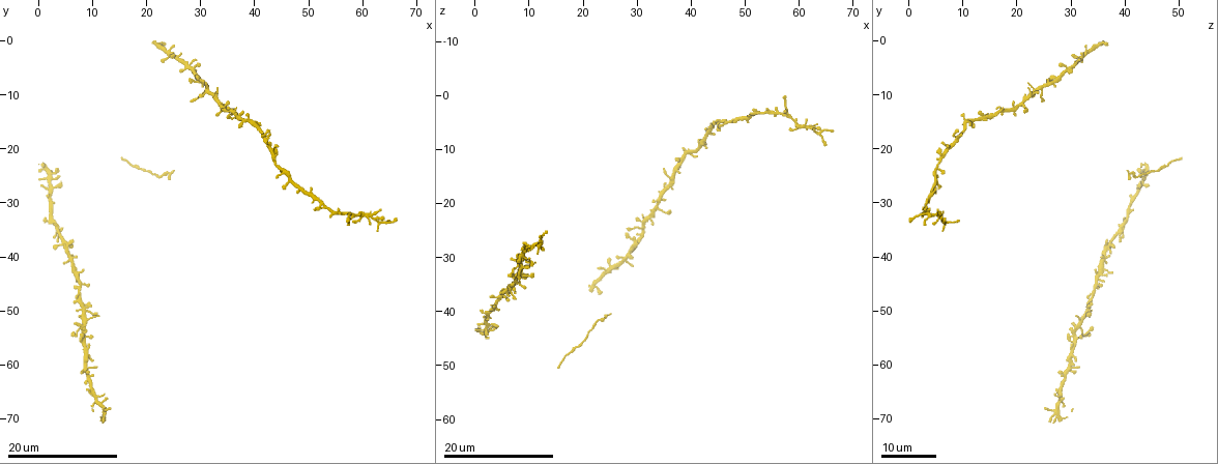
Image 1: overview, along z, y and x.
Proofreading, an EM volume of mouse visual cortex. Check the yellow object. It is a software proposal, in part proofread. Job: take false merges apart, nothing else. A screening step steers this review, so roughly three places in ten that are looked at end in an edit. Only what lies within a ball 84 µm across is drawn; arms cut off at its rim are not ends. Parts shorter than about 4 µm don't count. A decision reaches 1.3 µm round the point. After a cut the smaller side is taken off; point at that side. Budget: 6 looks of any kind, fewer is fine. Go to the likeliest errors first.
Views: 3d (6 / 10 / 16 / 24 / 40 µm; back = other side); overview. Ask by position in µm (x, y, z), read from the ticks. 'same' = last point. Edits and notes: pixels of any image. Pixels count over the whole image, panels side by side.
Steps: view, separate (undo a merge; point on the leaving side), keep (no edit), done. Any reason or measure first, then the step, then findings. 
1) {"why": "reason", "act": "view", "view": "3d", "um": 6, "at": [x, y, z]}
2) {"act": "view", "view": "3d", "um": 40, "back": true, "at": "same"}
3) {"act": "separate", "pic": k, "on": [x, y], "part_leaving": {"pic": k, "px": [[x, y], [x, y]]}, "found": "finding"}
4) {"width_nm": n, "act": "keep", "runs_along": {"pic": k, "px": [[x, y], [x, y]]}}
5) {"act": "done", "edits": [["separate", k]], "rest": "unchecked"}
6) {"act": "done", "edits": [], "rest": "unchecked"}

{"why": "side arm on a straight run", "act": "view", "view": "3d", "um": 24, "at": [30.5, 9.0, 24.0]}

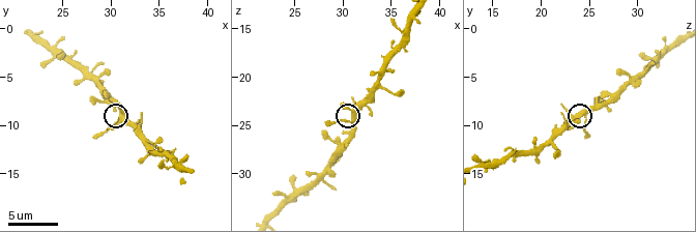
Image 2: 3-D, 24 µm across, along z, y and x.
{"act": "view", "view": "3d", "um": 6, "at": [31.0, 9.0, 24.2]}

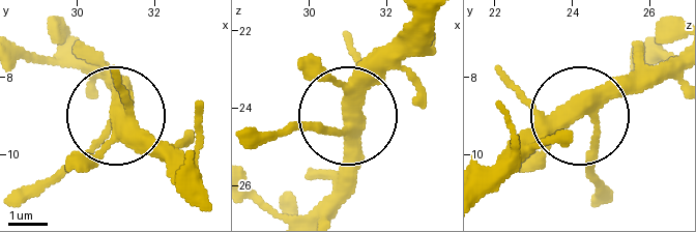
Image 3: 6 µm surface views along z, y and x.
{"width_nm": 330, "act": "keep", "found": "continuous, no second neuron"}

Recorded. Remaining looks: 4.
{"why": "calibre changes", "act": "view", "view": "3d", "um": 24, "at": [25.0, 24.0, 41.0]}

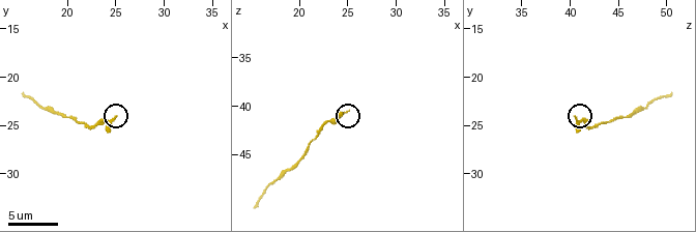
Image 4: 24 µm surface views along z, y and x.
{"act": "view", "view": "3d", "um": 10, "at": [24.8, 24.4, 40.6]}

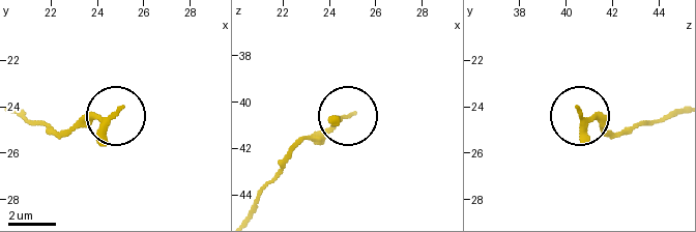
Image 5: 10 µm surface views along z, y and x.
{"width_nm": 200, "act": "keep", "found": "continuous, no second neuron"}

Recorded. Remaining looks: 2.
{"why": "three arms meet", "act": "view", "view": "3d", "um": 16, "at": [61.0, 32.0, 6.0]}

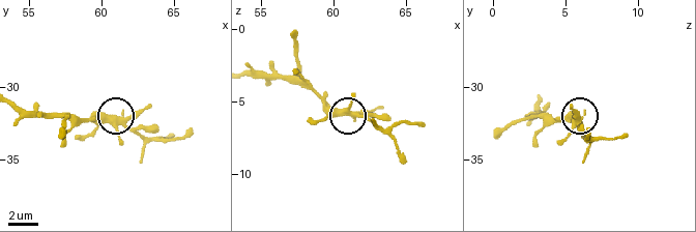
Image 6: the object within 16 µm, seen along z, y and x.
{"why": "closer look", "act": "view", "view": "3d", "um": 10, "at": [61.0, 32.4, 5.8]}

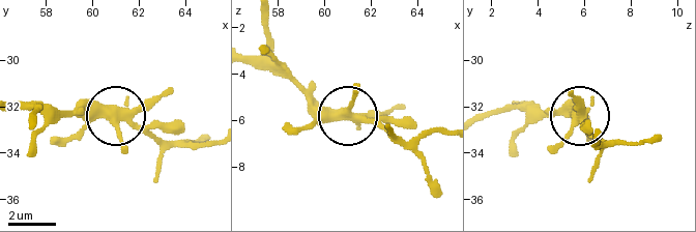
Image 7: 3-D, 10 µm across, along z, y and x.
{"width_nm": 370, "act": "keep", "runs_along": {"pic": 7, "px": [[251, 61], [274, 67], [316, 107], [376, 120], [415, 120]]}, "found": "all the same neuron"}

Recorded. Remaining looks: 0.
{"act": "done", "edits": [], "rest": "unchecked"}

